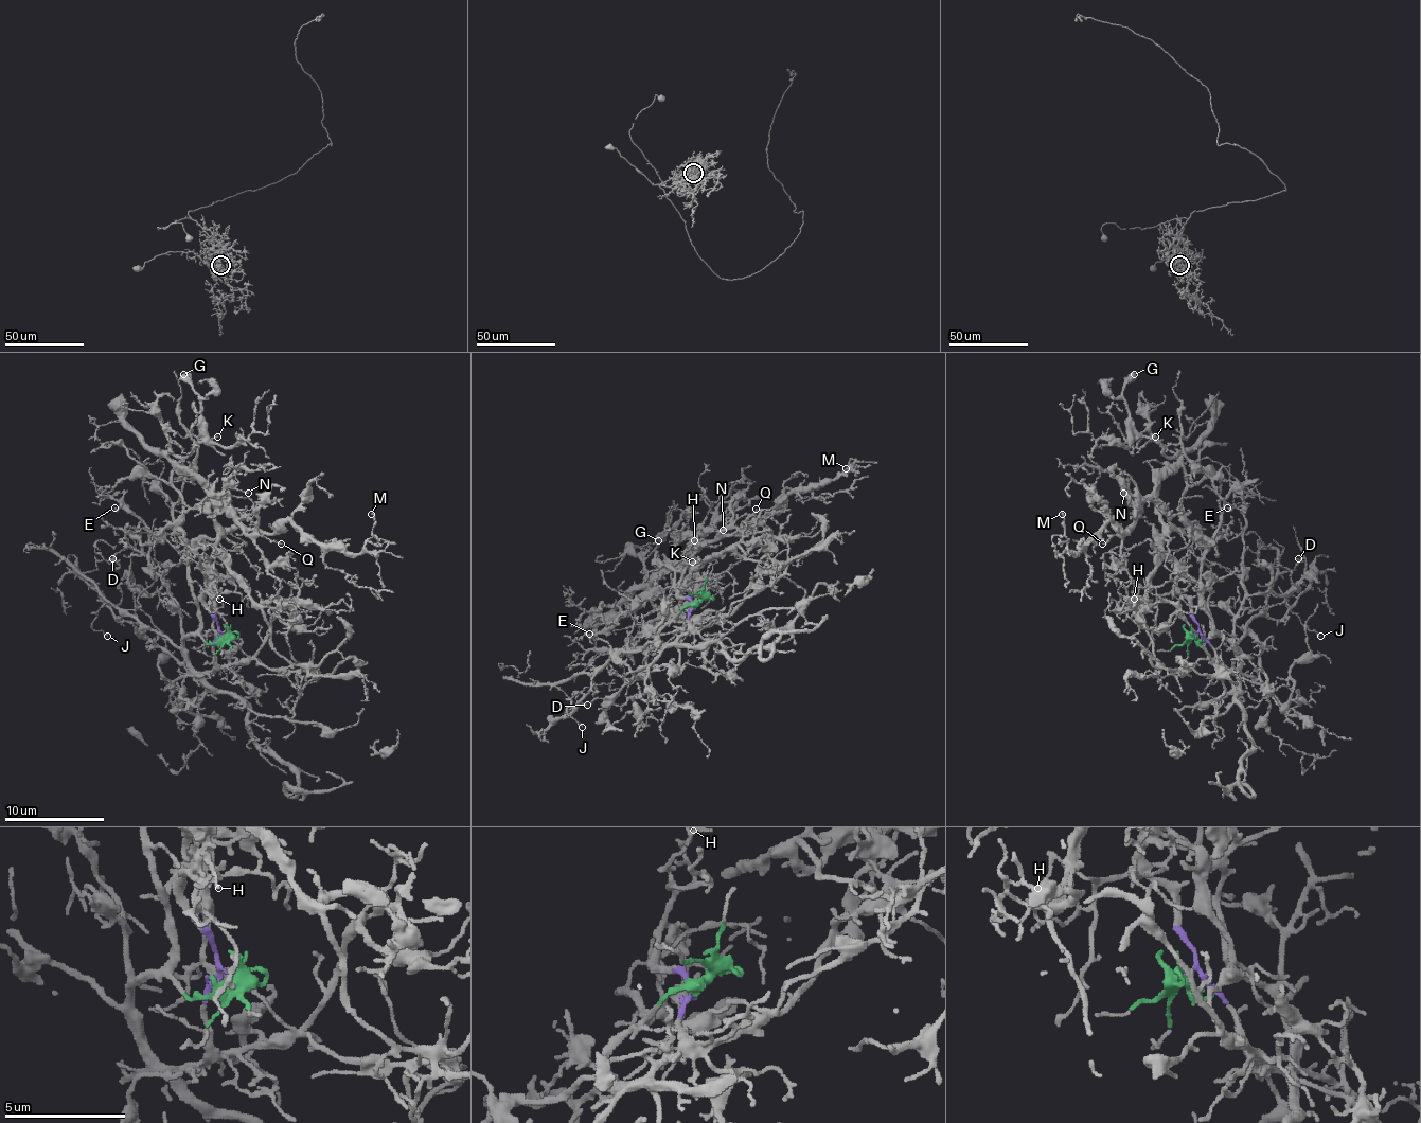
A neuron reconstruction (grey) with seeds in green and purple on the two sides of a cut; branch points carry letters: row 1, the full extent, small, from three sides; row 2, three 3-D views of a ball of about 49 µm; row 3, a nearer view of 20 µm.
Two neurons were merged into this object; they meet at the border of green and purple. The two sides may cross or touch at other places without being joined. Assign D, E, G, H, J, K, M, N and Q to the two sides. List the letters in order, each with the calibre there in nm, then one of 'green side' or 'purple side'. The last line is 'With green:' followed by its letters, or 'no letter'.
D: calibre 110 nm; green side
E: calibre 130 nm; green side
G: calibre 600 nm; purple side
H: calibre 90 nm; purple side
J: calibre 100 nm; green side
K: calibre 120 nm; purple side
M: calibre 110 nm; purple side
N: calibre 110 nm; purple side
Q: calibre 100 nm; purple side
With green: D, E, J

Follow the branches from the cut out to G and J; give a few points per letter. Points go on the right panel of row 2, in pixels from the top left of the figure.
G: (1194, 633), (1161, 546), (1167, 459), (1134, 431), (1122, 393), (1134, 374)
J: (1194, 635), (1199, 642), (1222, 635), (1233, 647), (1244, 627), (1259, 616), (1279, 620), (1286, 603), (1321, 635)

